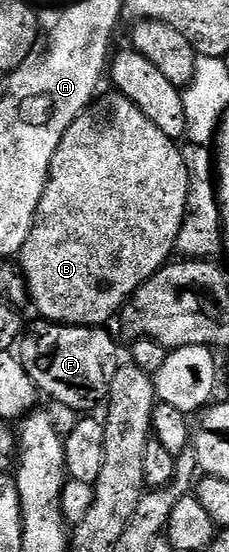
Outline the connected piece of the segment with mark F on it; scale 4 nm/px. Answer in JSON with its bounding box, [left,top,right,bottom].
[20,324,122,415]

